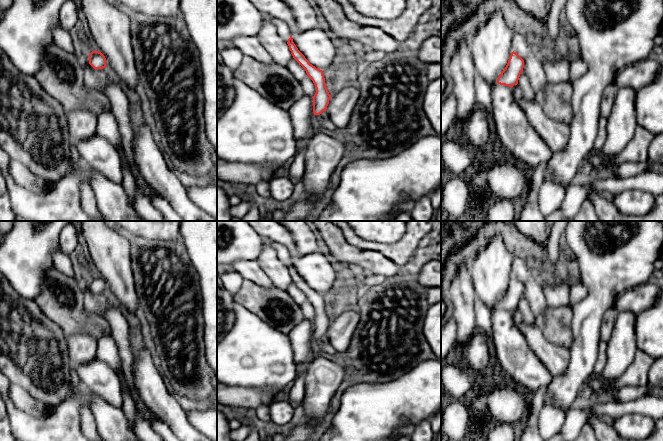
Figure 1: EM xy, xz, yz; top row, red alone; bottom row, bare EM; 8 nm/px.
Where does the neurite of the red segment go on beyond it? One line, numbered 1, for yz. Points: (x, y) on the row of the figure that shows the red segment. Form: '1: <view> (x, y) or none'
1: none

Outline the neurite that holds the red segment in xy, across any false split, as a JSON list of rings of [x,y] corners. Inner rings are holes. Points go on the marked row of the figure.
[[[92,51],[89,54],[89,64],[94,69],[103,69],[106,67],[106,58],[101,52]]]

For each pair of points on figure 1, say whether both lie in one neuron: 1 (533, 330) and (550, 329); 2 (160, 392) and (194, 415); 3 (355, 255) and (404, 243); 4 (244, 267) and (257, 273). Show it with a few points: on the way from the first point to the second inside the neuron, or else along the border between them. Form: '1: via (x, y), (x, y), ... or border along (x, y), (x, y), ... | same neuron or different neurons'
1: border along (534, 323), (548, 341), (558, 345) | different neurons
2: border along (187, 407), (188, 421), (199, 430) | different neurons
3: border along (351, 243), (360, 248), (377, 250), (394, 262) | different neurons
4: via (247, 268), (254, 273) | same neuron

